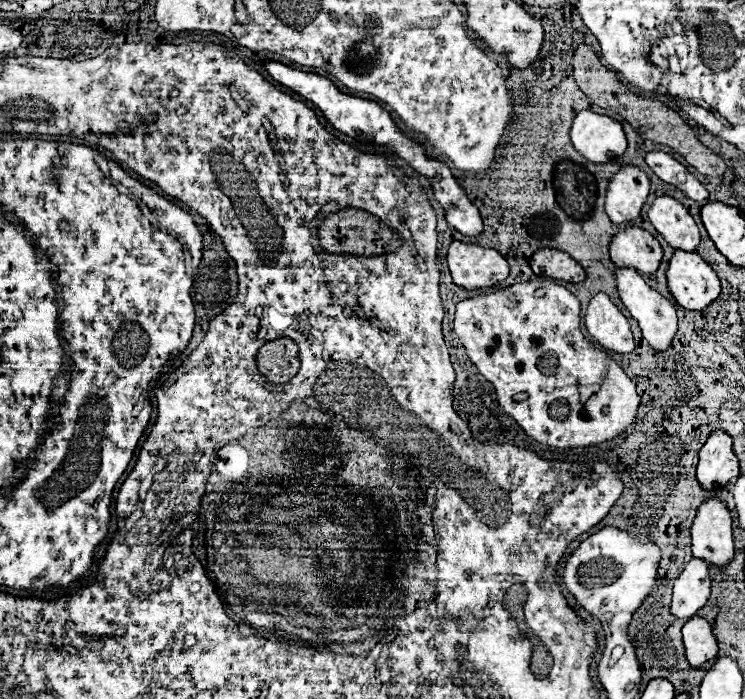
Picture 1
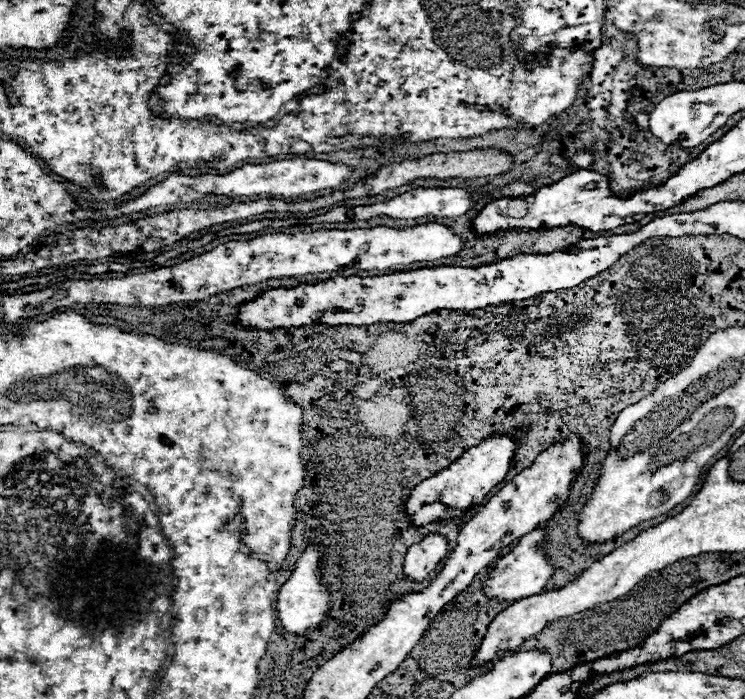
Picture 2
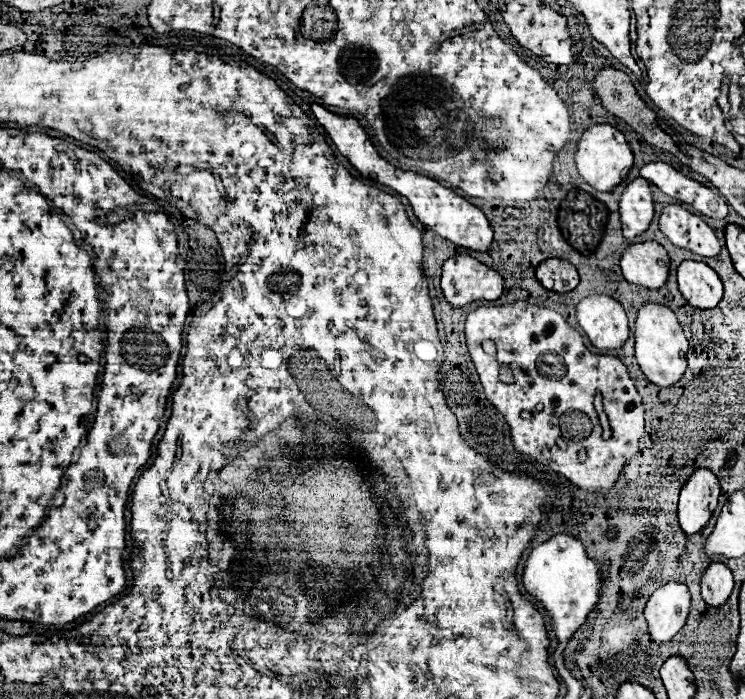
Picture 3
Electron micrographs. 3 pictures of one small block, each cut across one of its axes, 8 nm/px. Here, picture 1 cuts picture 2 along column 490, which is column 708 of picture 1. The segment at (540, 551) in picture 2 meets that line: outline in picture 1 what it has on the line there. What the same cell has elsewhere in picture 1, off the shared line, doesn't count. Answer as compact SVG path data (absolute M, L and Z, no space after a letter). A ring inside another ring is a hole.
M692 558L684 572L674 582L674 594L670 610L676 618L692 618L710 596L710 572L708 564L700 558Z

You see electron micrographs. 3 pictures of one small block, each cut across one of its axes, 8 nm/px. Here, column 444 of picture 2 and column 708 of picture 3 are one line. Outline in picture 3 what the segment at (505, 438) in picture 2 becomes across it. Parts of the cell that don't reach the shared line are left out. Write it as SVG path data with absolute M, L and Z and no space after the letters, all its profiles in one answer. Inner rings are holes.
M696 468L684 484L678 502L680 526L686 534L694 534L708 524L718 504L718 496L720 482L716 474L708 468Z

